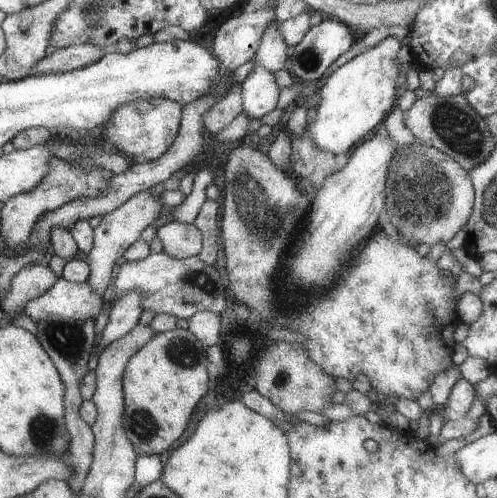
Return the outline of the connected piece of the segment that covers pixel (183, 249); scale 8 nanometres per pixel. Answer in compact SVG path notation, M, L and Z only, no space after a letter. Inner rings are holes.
M167 222L157 230L157 236L163 244L163 254L185 260L191 256L197 256L201 252L203 240L201 232L193 224L181 224L181 222Z

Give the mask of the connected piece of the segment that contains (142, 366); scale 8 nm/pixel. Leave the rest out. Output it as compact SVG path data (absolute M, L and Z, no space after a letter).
M173 328L155 334L139 352L135 352L135 358L123 372L123 426L137 456L161 456L181 438L195 404L209 388L205 366L207 356L203 342L199 342L195 334L189 334L189 330Z

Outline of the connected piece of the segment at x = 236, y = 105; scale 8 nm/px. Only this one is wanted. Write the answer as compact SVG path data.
M237 84L219 102L215 102L209 110L203 112L201 126L213 132L223 130L241 112L243 112L243 92L241 92L241 84Z

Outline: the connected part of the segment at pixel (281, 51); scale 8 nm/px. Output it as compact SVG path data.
M273 20L263 30L261 44L259 44L257 52L253 54L253 62L261 64L263 68L267 68L273 74L273 72L287 66L287 56L285 56L287 48L289 46L283 44L283 38L281 38L281 34L277 30L277 20Z

